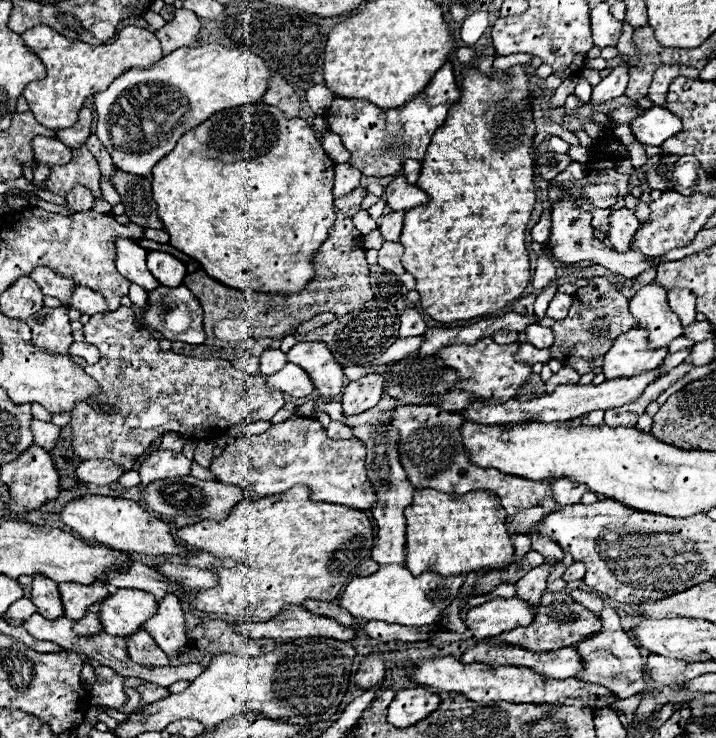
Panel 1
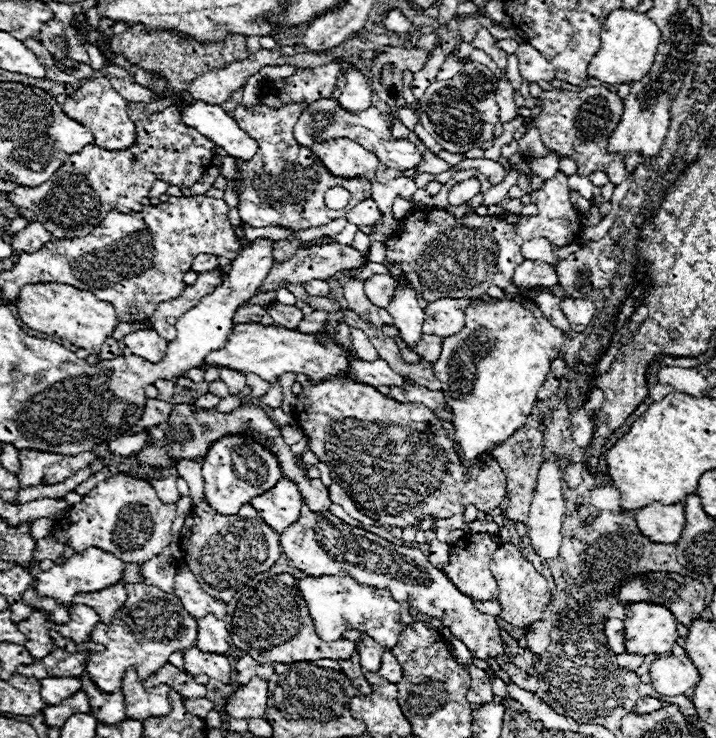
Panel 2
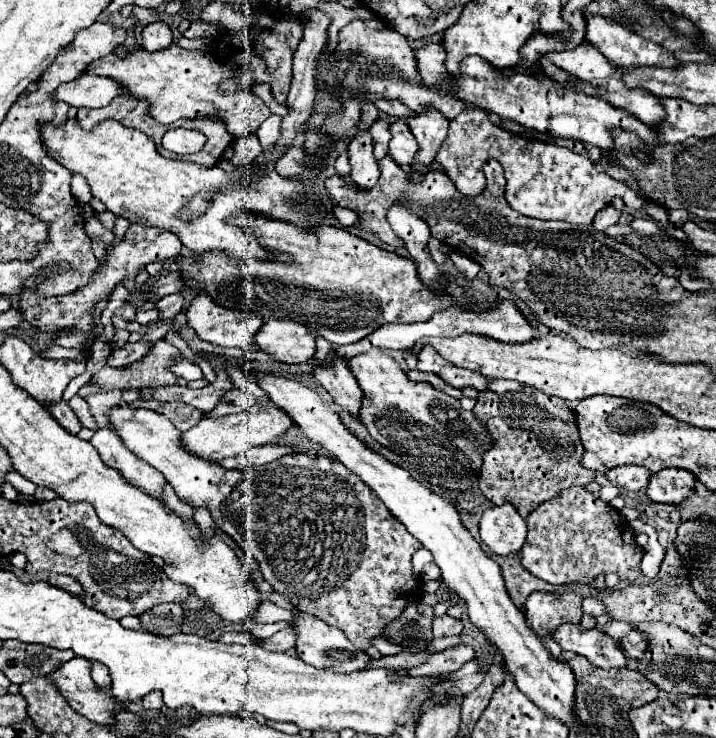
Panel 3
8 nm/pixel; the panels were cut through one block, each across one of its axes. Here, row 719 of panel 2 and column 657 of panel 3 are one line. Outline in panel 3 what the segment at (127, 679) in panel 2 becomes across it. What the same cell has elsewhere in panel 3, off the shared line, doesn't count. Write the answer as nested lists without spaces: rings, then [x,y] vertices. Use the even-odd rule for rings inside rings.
[[[428,44],[416,50],[418,70],[426,86],[438,86],[442,80],[450,80],[462,100],[476,104],[484,110],[490,110],[502,118],[510,118],[526,128],[532,128],[556,138],[586,142],[586,144],[598,146],[602,152],[612,150],[612,132],[610,132],[612,128],[630,130],[638,134],[640,140],[652,148],[662,144],[660,134],[654,126],[648,126],[636,120],[636,116],[632,116],[630,112],[624,112],[624,108],[616,108],[602,98],[588,96],[584,92],[572,92],[560,82],[548,78],[546,74],[534,74],[532,70],[504,74],[502,70],[498,70],[496,66],[492,66],[480,56],[466,56],[460,64],[460,76],[450,78],[450,74],[444,68],[444,58],[446,58],[444,48],[440,44]]]

